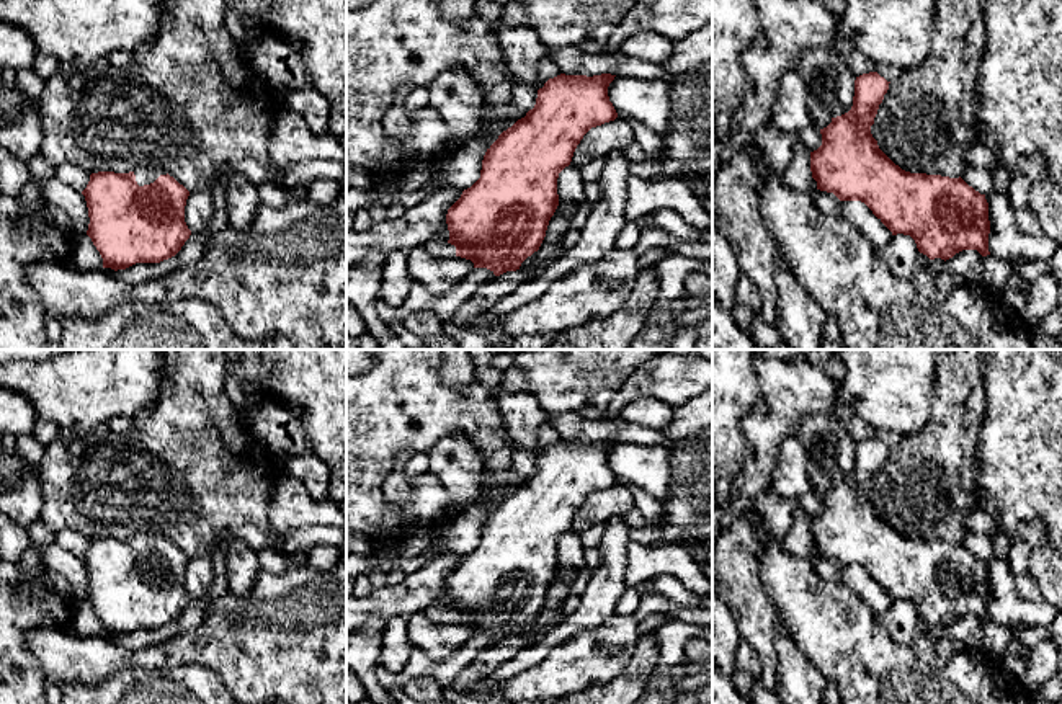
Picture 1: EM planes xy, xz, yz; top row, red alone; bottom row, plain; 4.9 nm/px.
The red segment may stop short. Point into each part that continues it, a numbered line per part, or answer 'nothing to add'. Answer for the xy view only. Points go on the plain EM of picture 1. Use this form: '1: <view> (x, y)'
1: xy (144, 541)

